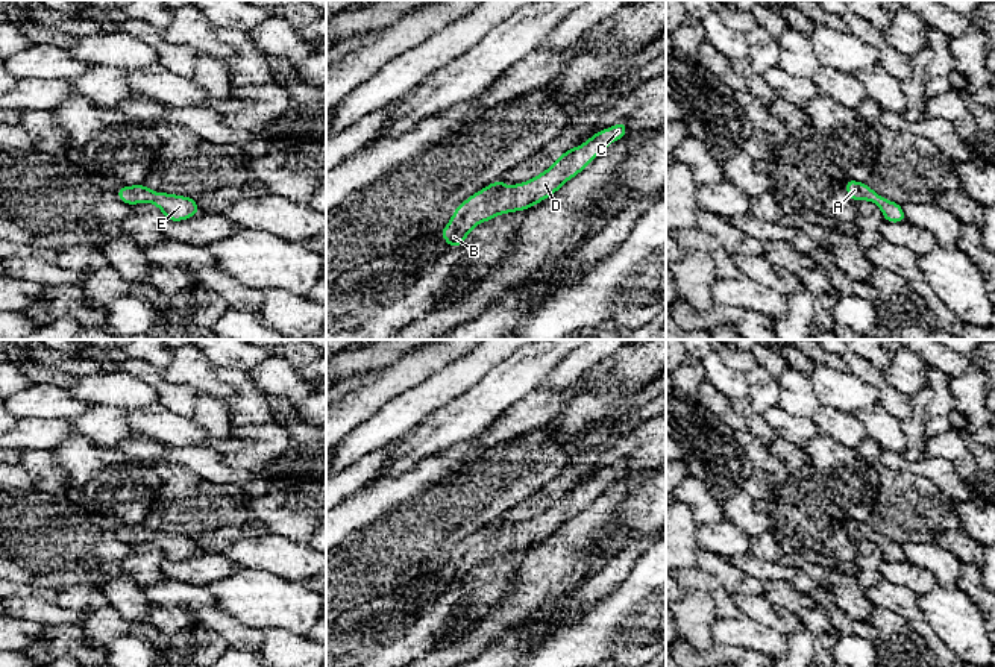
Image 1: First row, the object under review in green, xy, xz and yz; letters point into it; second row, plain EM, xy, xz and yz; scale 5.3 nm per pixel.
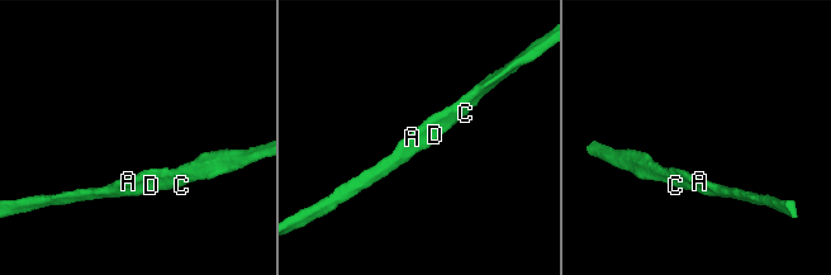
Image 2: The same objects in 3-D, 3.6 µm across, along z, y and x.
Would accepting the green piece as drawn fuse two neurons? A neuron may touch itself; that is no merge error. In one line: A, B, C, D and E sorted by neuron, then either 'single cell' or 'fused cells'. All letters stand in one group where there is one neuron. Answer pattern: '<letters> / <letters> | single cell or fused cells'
A B C D E | single cell

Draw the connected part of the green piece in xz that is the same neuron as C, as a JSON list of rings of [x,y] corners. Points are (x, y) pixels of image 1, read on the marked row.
[[[626,121],[598,130],[579,147],[567,149],[549,168],[528,182],[505,186],[502,177],[484,186],[457,206],[440,236],[450,249],[461,247],[473,227],[502,214],[528,211],[546,200],[578,176],[611,142],[623,136],[626,136]]]

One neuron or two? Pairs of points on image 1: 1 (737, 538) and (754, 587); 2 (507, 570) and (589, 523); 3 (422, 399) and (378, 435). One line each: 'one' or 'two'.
1: two
2: two
3: one

